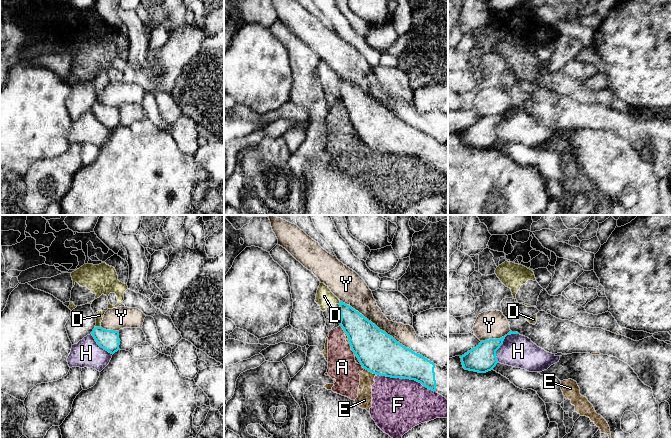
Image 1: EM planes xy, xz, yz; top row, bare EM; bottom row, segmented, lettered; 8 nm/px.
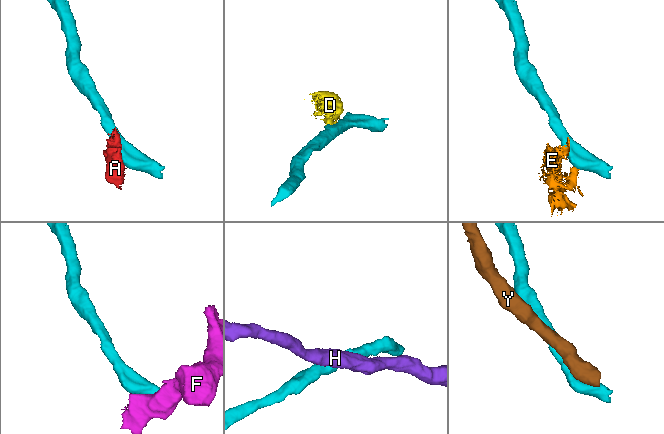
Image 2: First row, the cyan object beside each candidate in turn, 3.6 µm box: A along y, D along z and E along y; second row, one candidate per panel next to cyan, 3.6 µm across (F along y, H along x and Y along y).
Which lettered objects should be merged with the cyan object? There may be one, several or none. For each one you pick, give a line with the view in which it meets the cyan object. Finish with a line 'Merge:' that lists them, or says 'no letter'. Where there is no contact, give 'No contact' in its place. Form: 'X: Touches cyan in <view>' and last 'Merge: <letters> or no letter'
Merge: no letter

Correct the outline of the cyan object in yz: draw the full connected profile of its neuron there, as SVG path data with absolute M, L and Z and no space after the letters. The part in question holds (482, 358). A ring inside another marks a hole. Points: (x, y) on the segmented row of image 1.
M506 336L500 339L481 341L478 346L460 356L463 368L478 373L493 370L498 363L496 351L503 344Z

